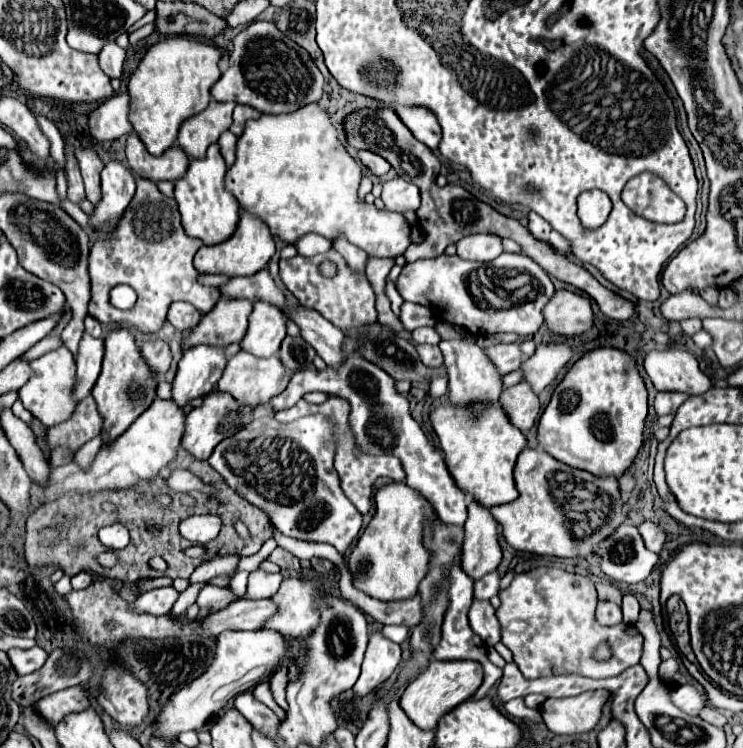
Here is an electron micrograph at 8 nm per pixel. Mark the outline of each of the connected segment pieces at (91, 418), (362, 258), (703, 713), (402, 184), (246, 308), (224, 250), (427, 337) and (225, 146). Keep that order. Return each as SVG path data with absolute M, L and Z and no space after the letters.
M86 396L74 410L72 418L47 428L44 440L46 446L68 446L70 450L78 450L88 440L96 438L102 430L102 416L96 410L96 402L92 396Z
M338 236L332 244L334 244L334 250L338 250L338 252L346 258L346 262L348 262L356 272L364 272L366 258L368 258L364 250L360 250L358 246L346 242L346 238L342 238L342 236Z
M704 706L700 710L700 718L706 720L706 722L710 722L710 724L714 724L714 726L720 726L720 728L726 726L726 718L716 708L710 708L710 706Z
M394 178L390 182L384 182L382 190L382 202L386 210L392 212L404 212L404 210L418 210L420 206L420 192L414 184Z
M220 300L208 314L202 316L200 324L194 326L182 338L182 352L208 344L208 346L228 346L240 342L248 328L248 316L252 312L252 302L248 300Z
M242 210L234 236L216 246L202 246L194 258L194 268L200 274L224 274L228 278L252 276L252 274L260 272L262 268L266 268L266 264L272 256L274 256L274 240L272 240L268 226L260 218Z
M422 326L422 328L412 330L412 340L414 340L414 344L438 344L440 336L434 328Z
M226 132L226 134L222 134L222 138L220 138L220 154L222 154L222 158L224 158L224 162L226 162L226 166L230 168L232 166L232 162L234 162L234 150L236 150L236 136L232 134L232 132Z

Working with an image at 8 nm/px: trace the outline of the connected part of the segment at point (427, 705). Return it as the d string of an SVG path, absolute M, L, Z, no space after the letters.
M432 660L428 664L426 672L408 684L408 688L402 694L400 706L402 706L404 714L410 718L410 722L418 724L422 730L436 730L438 720L444 714L448 714L450 710L454 710L458 704L468 700L478 690L478 686L482 684L482 678L484 678L484 674L482 674L482 666L478 666L478 662Z

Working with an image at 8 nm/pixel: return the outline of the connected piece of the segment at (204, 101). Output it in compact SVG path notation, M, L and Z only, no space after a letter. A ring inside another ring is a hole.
M186 36L162 38L140 60L128 82L130 124L152 156L172 148L180 124L208 106L210 88L220 78L218 60L220 50L216 46Z

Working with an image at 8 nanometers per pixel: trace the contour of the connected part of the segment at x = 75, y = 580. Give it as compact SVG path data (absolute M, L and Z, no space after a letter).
M78 572L76 576L72 576L72 586L74 586L74 590L82 590L82 588L86 588L86 586L90 586L94 582L94 574L92 572Z

